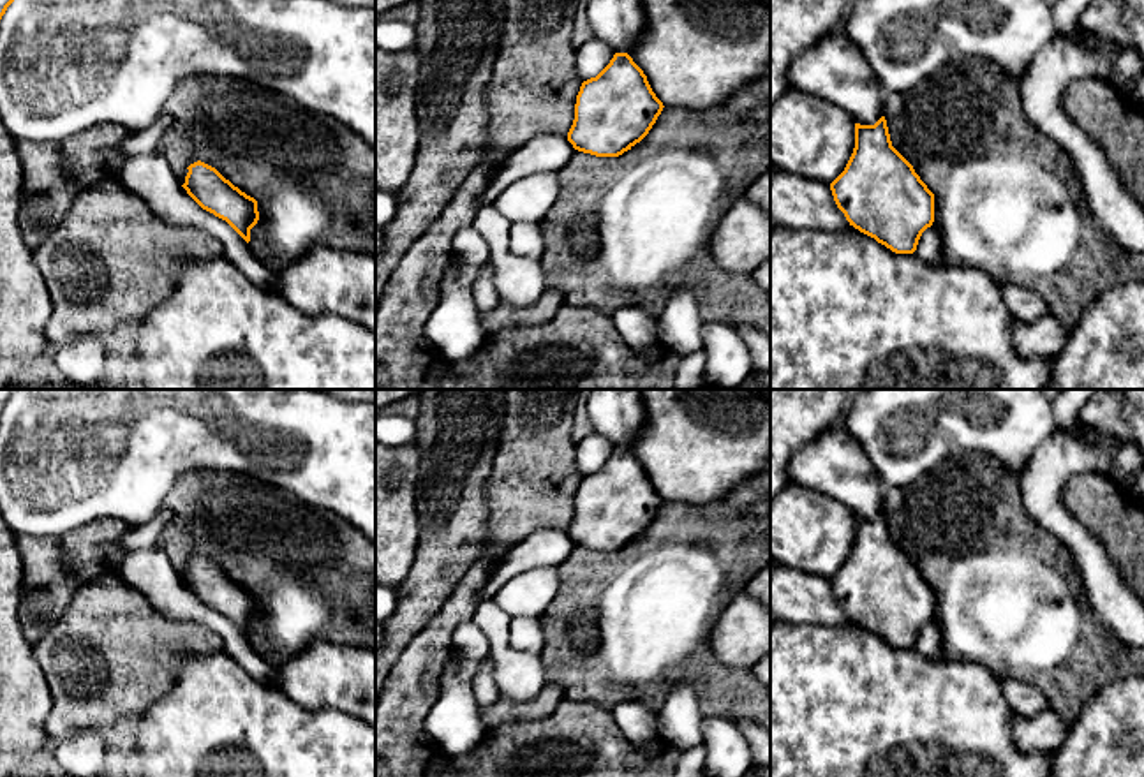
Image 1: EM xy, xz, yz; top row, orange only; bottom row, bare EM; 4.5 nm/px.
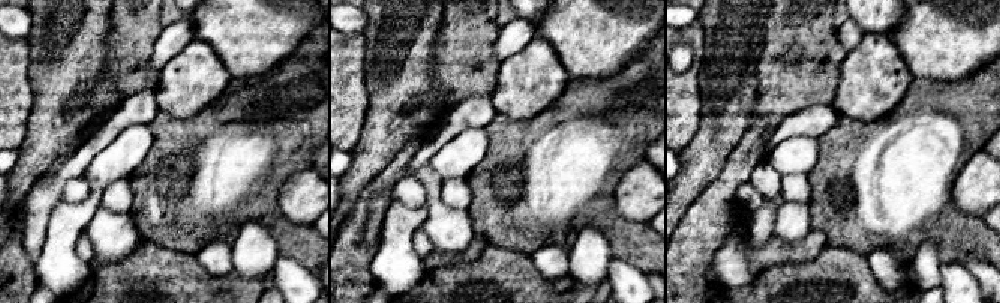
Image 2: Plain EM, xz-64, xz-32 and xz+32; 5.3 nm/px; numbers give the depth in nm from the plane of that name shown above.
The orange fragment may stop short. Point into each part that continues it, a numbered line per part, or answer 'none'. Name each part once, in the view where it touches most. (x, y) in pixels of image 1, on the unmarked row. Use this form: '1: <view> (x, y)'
none

